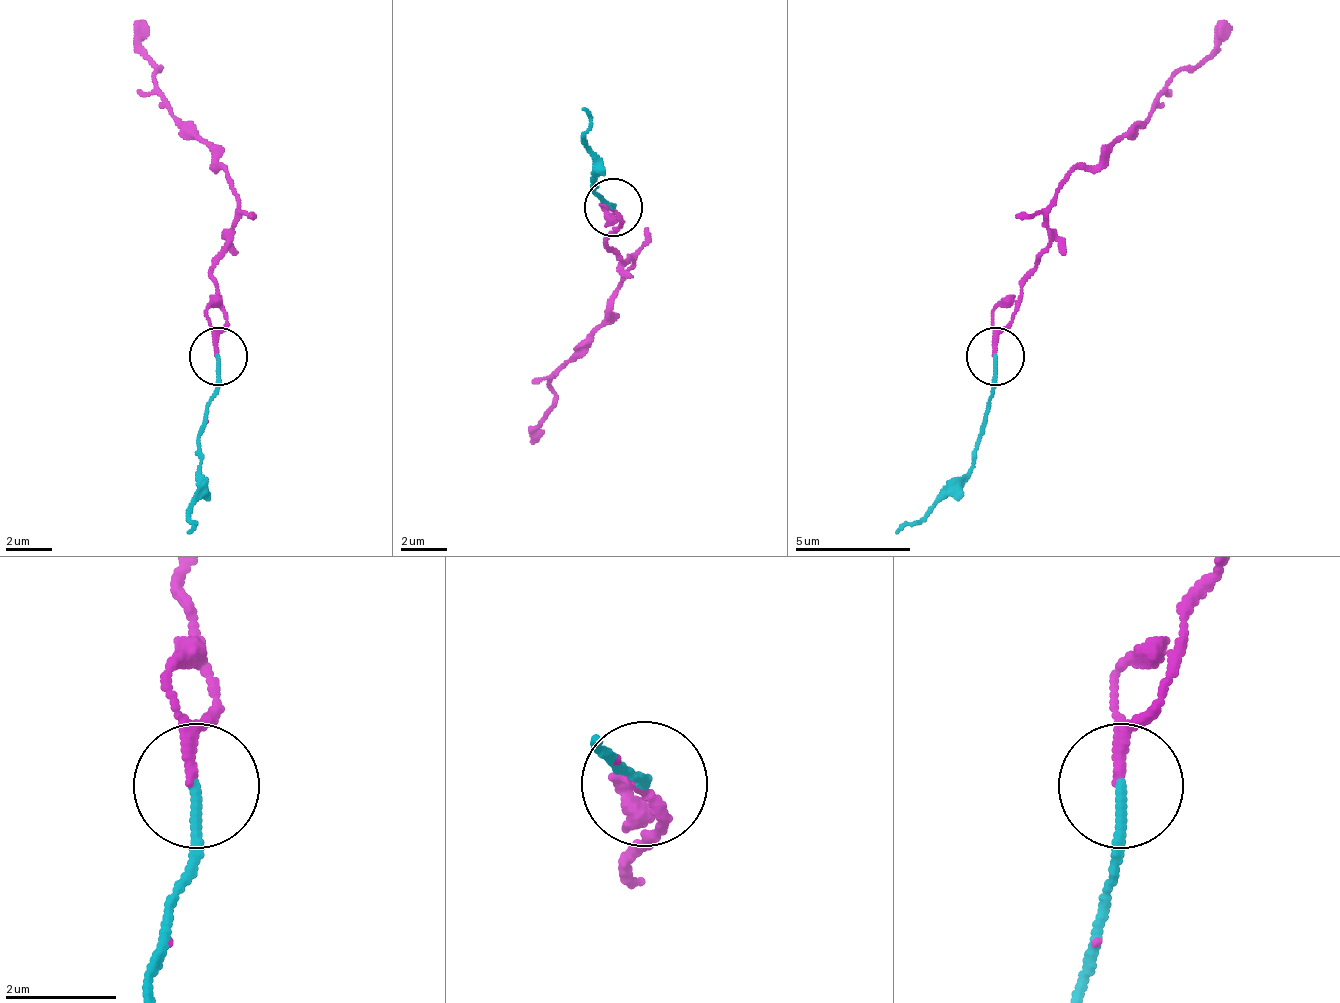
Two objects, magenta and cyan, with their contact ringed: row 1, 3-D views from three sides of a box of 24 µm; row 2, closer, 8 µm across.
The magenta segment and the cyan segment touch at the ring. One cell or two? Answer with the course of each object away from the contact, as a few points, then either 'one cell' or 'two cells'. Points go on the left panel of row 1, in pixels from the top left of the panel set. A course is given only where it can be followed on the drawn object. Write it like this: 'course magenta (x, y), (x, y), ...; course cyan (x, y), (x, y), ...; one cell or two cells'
course magenta (217, 355), (222, 303), (211, 268), (228, 245), (240, 193), (153, 83), (159, 65), (141, 19); course cyan (217, 355), (217, 389), (188, 534); one cell

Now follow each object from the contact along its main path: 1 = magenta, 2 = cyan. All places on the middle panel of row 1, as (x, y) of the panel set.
1: (612, 209), (617, 226), (606, 243), (623, 261), (635, 266), (594, 336), (548, 382), (554, 405), (536, 440)
2: (612, 209), (594, 185), (583, 110)

